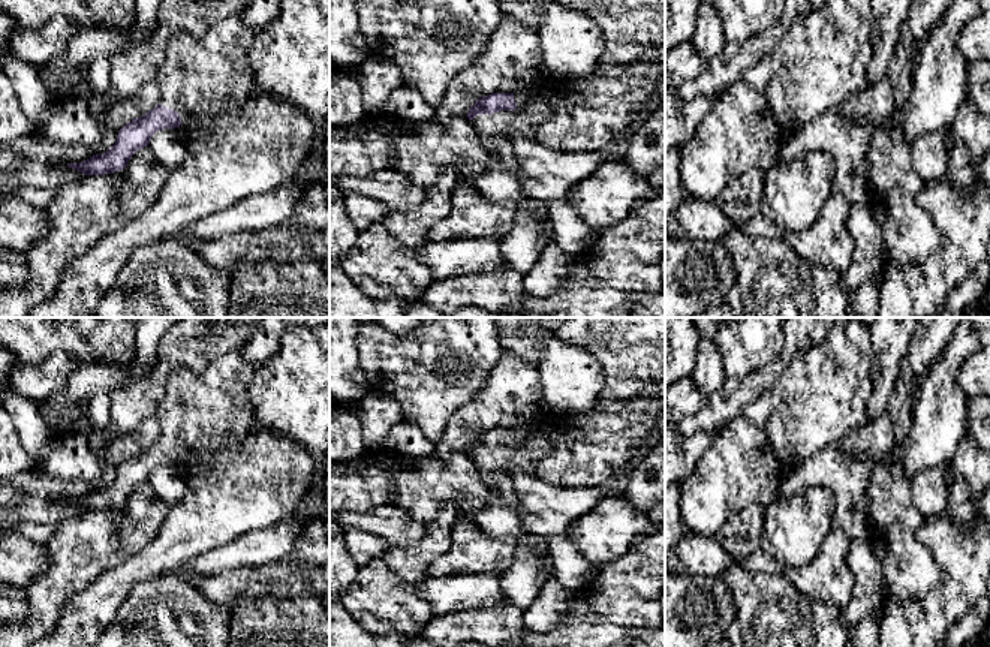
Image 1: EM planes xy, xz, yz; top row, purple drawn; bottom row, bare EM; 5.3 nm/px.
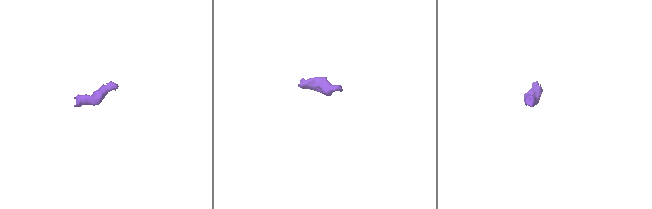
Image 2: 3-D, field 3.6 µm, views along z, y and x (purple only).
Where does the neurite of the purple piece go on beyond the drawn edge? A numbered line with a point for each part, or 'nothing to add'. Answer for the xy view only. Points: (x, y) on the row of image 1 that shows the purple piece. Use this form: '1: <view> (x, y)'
1: xy (202, 78)

